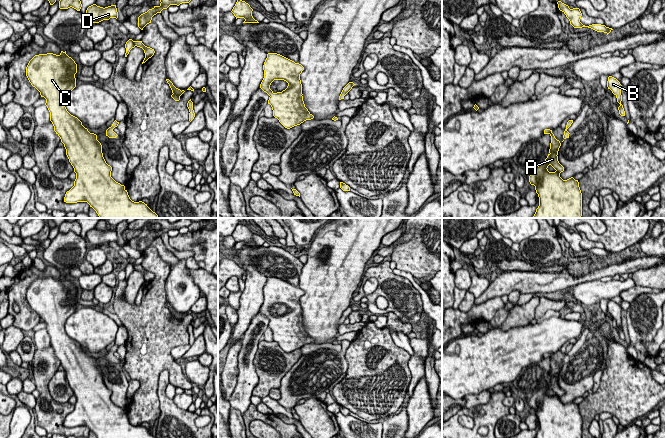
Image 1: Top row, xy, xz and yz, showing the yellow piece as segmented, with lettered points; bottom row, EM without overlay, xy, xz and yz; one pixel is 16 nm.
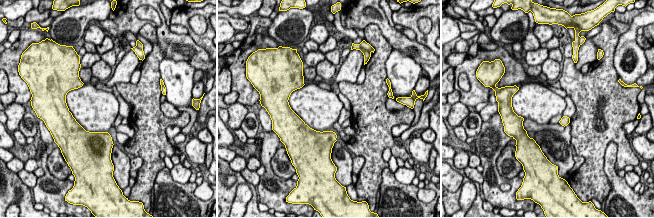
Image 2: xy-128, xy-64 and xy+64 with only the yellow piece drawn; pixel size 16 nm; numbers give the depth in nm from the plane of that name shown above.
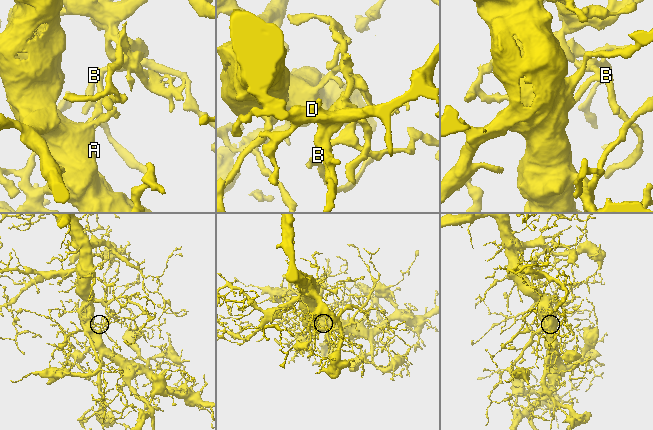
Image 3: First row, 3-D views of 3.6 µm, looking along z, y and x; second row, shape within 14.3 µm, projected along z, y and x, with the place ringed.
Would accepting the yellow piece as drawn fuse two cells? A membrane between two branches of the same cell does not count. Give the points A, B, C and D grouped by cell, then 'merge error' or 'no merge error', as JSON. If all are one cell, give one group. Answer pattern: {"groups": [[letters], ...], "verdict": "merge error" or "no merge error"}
{"groups": [["A", "B", "C", "D"]], "verdict": "no merge error"}

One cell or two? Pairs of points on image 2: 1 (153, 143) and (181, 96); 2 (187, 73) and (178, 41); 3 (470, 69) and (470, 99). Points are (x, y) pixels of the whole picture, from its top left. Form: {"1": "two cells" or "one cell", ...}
{"1": "two cells", "2": "two cells", "3": "one cell"}

